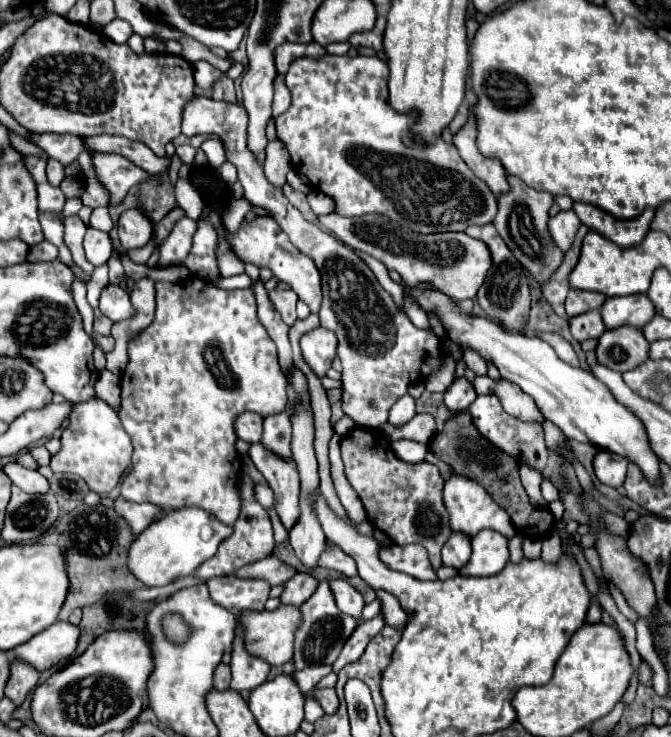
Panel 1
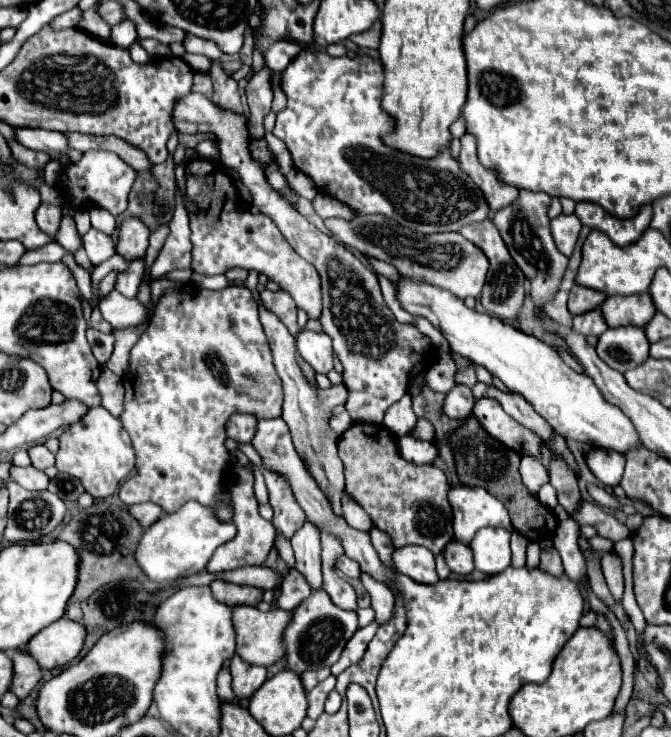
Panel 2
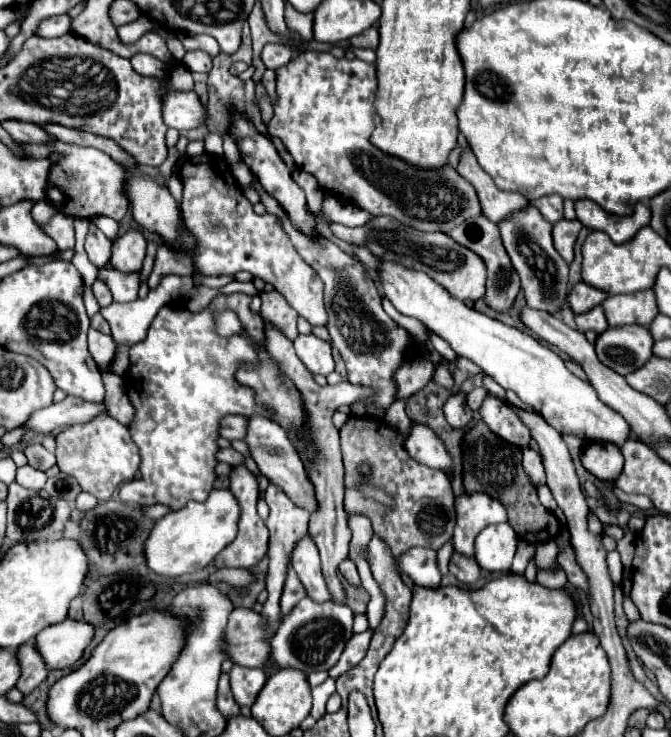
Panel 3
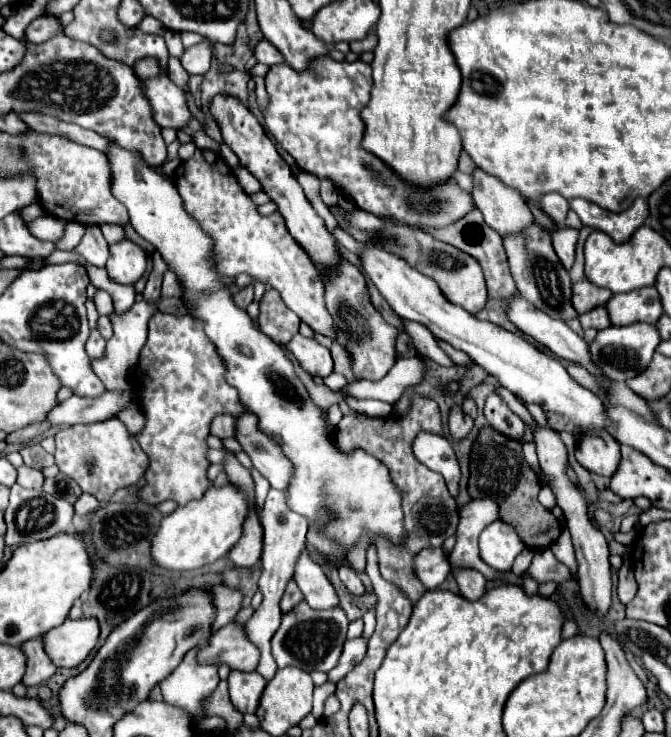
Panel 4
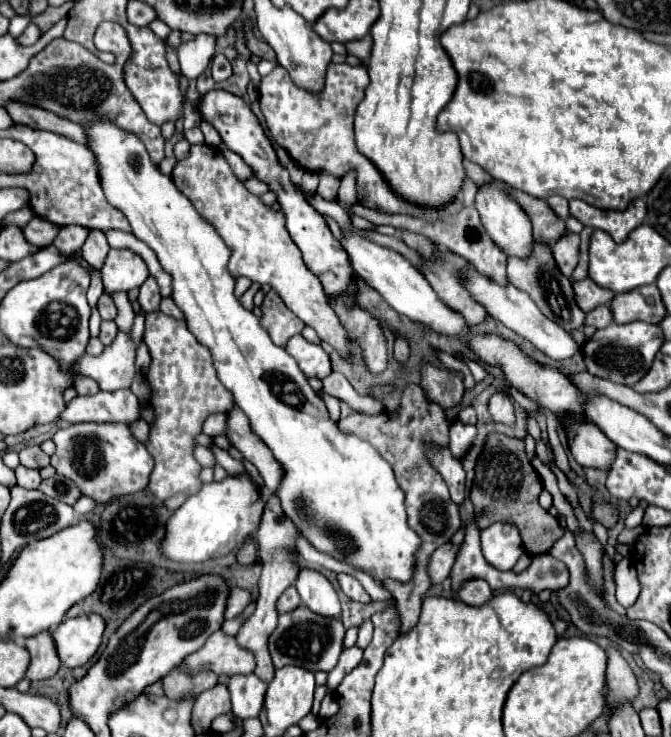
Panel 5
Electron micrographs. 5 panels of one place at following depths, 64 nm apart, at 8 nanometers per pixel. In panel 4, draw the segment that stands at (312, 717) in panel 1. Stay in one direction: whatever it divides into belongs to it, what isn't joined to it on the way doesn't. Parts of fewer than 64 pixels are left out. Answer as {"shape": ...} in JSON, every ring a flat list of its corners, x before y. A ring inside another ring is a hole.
{"shape":[[326,682,326,684,322,684,322,686,316,686,313,692,313,707,311,713,316,716,316,718,320,718,322,716,322,708,324,708,324,700,330,696,330,694,334,694,334,690,336,690,336,686,332,684,332,682]]}

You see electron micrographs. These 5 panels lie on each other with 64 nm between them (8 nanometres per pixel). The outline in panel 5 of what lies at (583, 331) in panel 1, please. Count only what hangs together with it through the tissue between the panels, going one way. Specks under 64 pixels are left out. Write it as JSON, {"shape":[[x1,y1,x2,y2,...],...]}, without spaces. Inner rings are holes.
{"shape":[[598,306,586,314,586,324,594,328,606,328,612,324,612,310,610,306]]}

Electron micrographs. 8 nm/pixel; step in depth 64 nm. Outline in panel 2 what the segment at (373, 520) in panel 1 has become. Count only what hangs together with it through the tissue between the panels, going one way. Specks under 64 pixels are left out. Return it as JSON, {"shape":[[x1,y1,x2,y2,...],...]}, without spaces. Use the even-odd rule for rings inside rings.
{"shape":[[354,422,340,436,338,450,344,462,346,494,366,510,378,530,390,536,394,548,420,544,436,554,444,550,454,534,448,502,450,484,440,468,404,460,398,452,396,436,382,424]]}

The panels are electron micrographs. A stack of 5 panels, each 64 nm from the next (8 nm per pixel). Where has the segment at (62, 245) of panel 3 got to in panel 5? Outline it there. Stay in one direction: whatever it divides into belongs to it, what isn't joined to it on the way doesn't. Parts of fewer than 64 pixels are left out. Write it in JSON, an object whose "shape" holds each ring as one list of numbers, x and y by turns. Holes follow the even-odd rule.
{"shape":[[34,216,34,218,22,228,26,240,28,240,32,246,36,246,36,248,44,248,46,244,52,244,54,238,56,238,56,234,58,234,58,230,60,230,58,226,46,222,46,220,38,218,38,216]]}

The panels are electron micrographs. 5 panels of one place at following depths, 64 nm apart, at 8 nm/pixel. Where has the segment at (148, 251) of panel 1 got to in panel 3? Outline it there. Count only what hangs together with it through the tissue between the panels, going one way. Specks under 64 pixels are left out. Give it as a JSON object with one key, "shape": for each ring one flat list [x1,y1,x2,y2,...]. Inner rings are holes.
{"shape":[[100,268,98,270,98,276,96,280,104,282,112,296,114,296,114,302,132,302,138,298,138,282,140,274,138,276,118,276,114,270,106,270,106,268]]}

